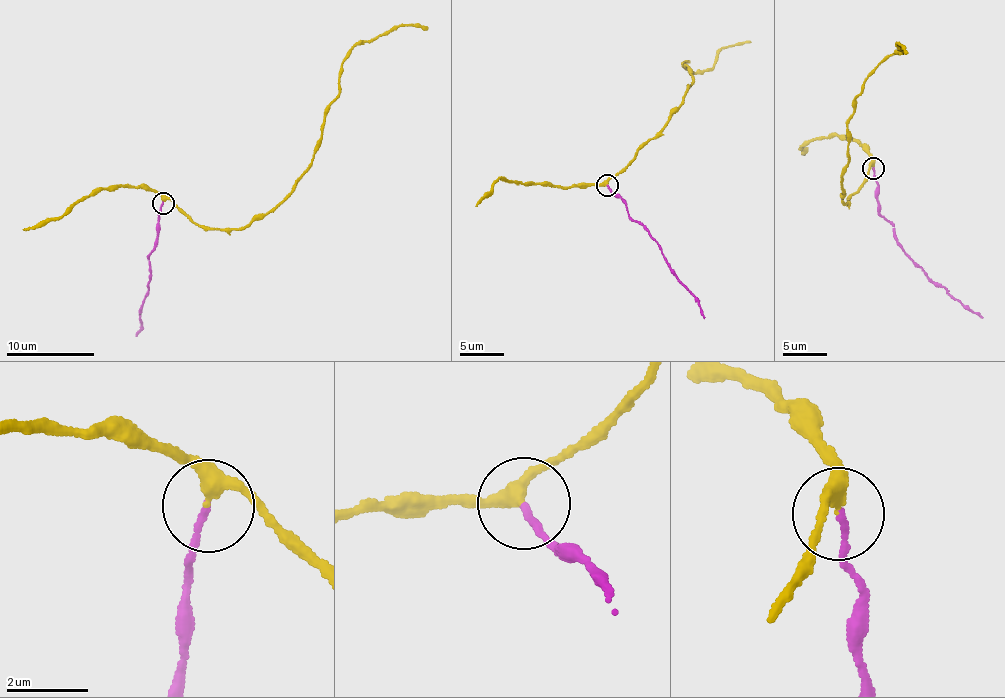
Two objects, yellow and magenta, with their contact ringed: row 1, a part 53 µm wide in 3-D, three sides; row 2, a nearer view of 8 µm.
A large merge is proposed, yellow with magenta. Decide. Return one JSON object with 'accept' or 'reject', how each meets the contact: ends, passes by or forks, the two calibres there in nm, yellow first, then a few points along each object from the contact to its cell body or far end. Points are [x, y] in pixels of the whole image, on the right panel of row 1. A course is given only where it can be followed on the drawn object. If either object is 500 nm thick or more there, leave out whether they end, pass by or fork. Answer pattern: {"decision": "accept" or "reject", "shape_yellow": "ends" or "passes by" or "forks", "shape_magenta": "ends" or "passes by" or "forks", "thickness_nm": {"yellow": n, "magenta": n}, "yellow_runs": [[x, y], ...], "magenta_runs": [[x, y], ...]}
{"decision": "accept", "shape_yellow": "passes by", "shape_magenta": "ends", "thickness_nm": {"yellow": 300, "magenta": 140}, "yellow_runs": [[872, 167], [845, 205], [840, 183], [858, 94], [870, 71], [894, 54], [903, 54], [896, 43], [908, 54]], "magenta_runs": [[872, 167], [879, 212], [892, 225], [897, 245], [930, 278], [983, 318]]}

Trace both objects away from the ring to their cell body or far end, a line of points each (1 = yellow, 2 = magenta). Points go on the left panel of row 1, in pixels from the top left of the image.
1: (163, 202), (200, 226), (241, 229), (310, 166), (353, 47), (396, 27), (427, 29)
2: (163, 202), (158, 219), (157, 246), (149, 259), (149, 277), (140, 305), (141, 326), (137, 336)

